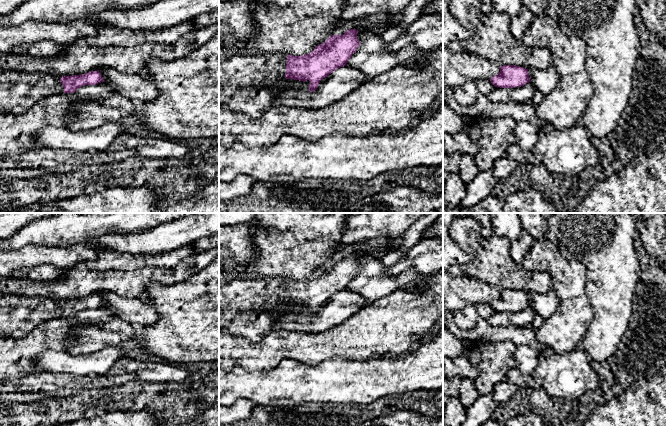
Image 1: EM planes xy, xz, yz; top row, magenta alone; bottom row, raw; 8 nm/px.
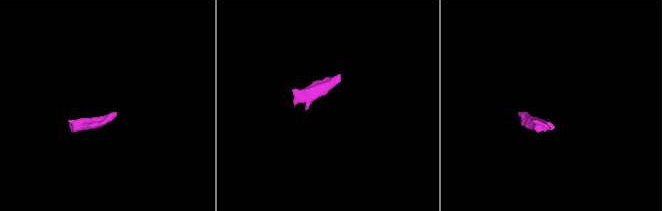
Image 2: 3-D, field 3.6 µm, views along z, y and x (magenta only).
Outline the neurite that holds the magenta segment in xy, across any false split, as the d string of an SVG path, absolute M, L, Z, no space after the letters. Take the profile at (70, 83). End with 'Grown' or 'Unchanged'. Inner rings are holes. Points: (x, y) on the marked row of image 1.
M0 70L0 115L22 114L49 96L74 93L84 85L101 82L104 80L98 70L63 77L38 72Z. Grown

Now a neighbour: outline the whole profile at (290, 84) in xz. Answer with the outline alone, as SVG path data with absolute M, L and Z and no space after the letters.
M283 78L279 80L278 86L280 89L294 90L300 87L300 83L301 81L299 80Z

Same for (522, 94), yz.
M529 82L521 87L495 87L495 89L487 95L487 98L493 103L525 103L533 97L535 91L536 88Z

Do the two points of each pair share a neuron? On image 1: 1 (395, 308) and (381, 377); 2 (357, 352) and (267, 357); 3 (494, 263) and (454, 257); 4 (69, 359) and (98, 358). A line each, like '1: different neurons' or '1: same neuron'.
1: different neurons
2: same neuron
3: different neurons
4: same neuron

